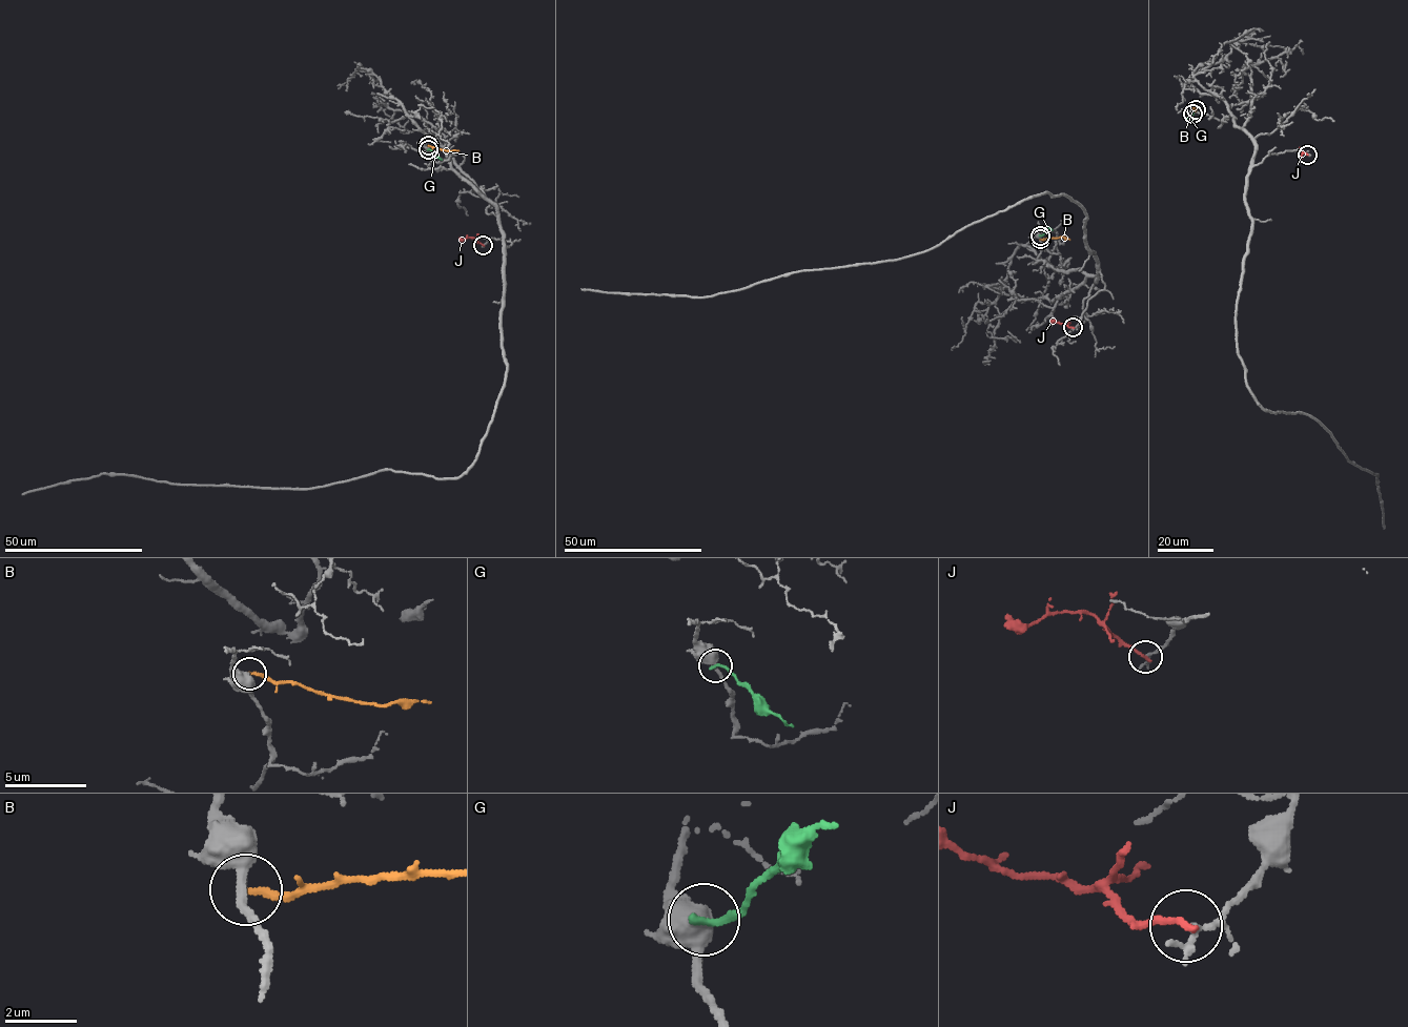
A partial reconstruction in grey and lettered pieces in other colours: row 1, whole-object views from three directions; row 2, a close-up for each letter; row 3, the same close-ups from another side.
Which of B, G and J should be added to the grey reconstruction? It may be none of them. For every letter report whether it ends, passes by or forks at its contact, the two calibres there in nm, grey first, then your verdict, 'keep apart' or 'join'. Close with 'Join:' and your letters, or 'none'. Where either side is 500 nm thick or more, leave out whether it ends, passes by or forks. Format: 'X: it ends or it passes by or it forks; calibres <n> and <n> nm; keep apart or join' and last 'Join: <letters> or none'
B: it ends; calibres 160 and 200 nm; keep apart
G: it ends; calibres 380 and 200 nm; keep apart
J: it ends; calibres 130 and 200 nm; keep apart
Join: none

